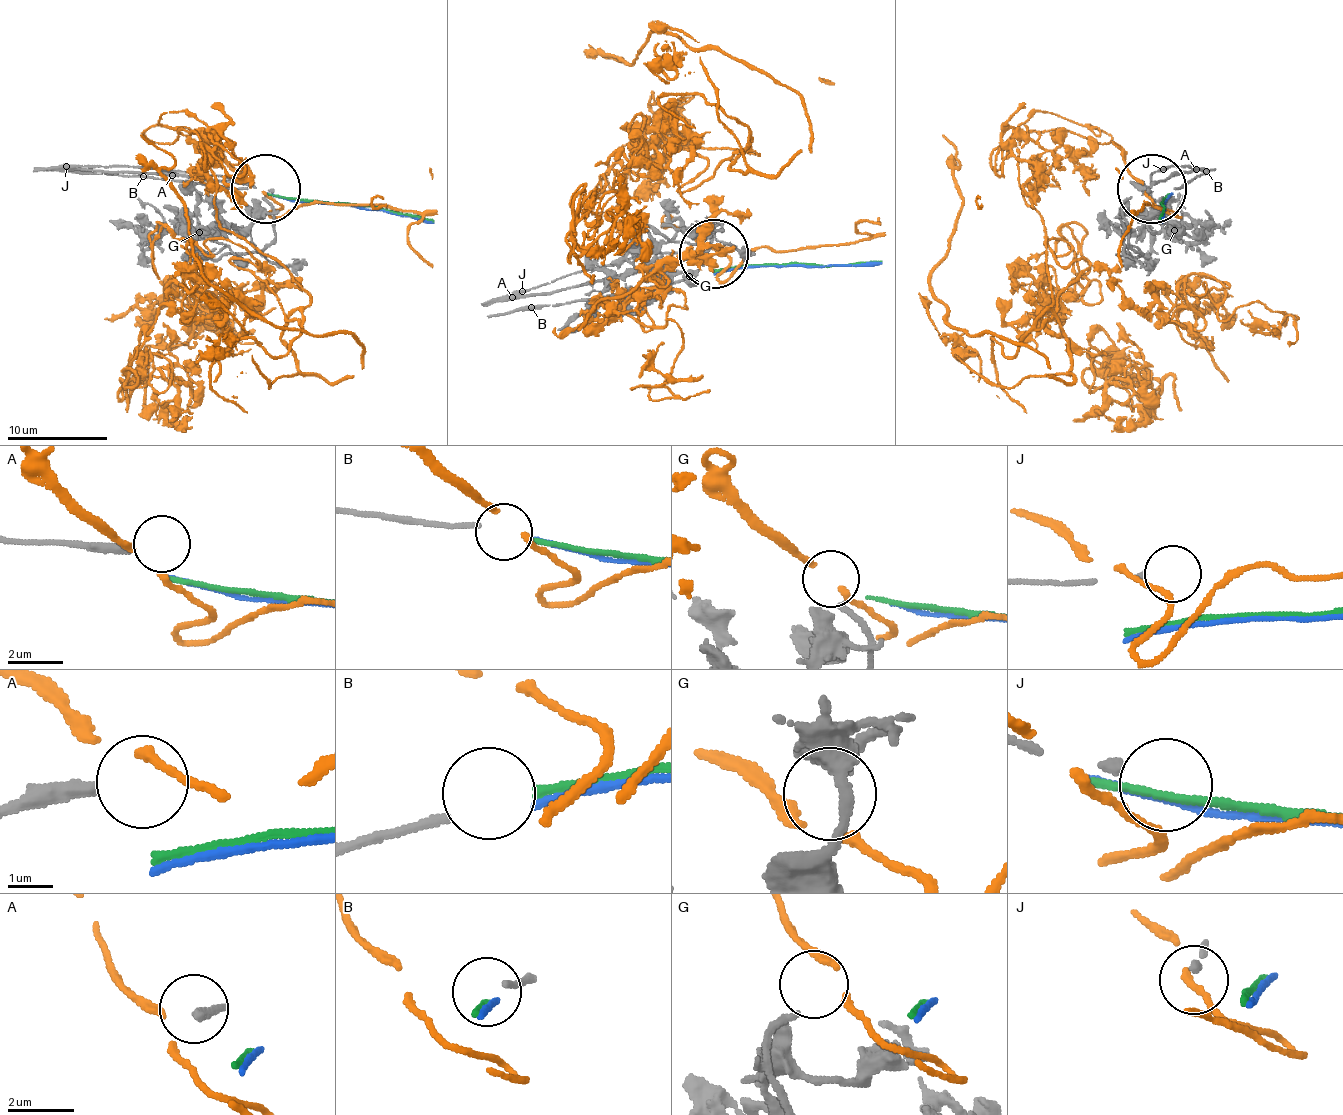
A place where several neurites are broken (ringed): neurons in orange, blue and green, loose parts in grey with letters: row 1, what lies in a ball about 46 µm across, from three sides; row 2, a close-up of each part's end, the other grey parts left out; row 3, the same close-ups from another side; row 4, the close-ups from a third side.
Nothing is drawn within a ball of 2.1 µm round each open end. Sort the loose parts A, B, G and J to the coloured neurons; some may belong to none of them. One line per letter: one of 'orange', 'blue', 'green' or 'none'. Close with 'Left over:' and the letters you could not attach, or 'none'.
A: none
B: none
G: orange
J: none
Left over: A, B, J

